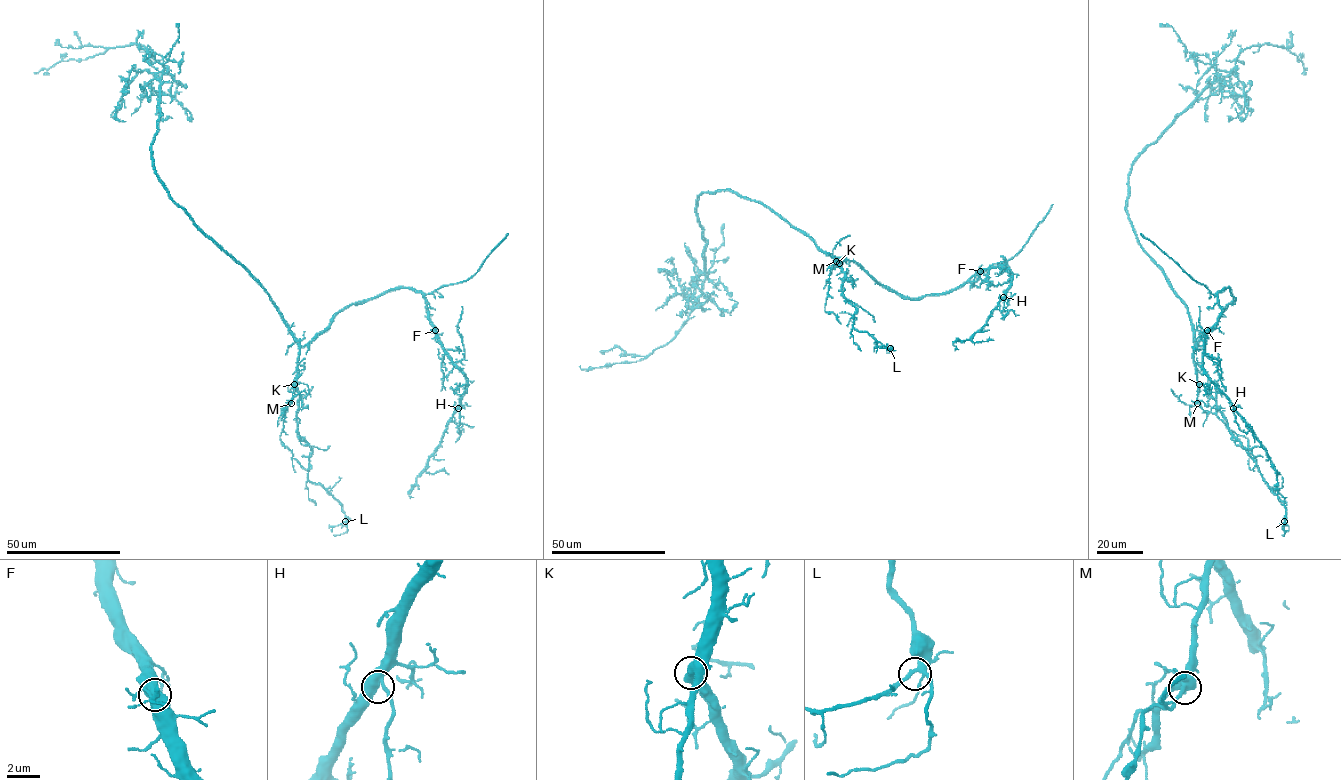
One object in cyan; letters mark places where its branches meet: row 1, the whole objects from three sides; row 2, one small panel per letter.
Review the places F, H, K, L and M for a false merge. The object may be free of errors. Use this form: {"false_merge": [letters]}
{"false_merge": []}

